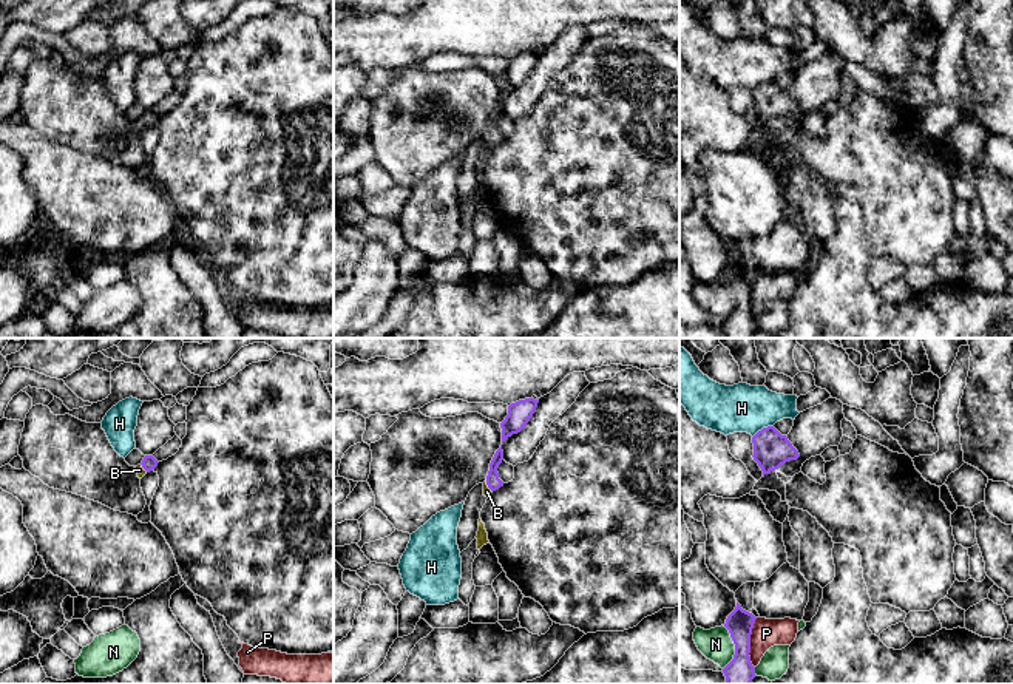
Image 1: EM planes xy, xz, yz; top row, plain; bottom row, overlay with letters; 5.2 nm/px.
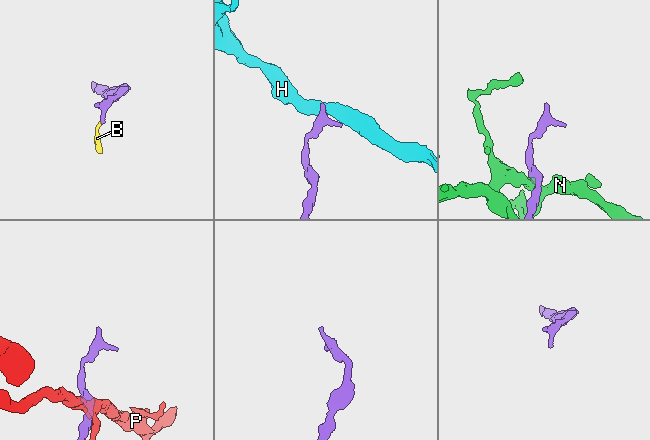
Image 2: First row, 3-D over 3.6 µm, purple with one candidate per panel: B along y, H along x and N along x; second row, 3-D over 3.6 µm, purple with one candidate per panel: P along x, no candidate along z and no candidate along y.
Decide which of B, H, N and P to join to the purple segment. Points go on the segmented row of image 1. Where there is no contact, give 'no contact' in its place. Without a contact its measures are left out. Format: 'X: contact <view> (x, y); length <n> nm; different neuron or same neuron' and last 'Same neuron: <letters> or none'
B: contact xz (488, 487); length 70 nm; same neuron
H: contact yz (763, 428); length 130 nm; different neuron
N: contact yz (735, 647); length 240 nm; different neuron
P: contact yz (749, 643); length 260 nm; different neuron
Same neuron: B

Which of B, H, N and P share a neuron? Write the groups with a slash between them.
B / H / N / P

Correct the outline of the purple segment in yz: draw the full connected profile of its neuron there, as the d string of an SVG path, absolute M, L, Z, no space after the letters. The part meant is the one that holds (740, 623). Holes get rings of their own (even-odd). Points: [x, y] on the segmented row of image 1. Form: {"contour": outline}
{"contour": "M737 602L735 610L727 616L724 627L729 630L735 644L733 659L723 669L726 684L750 684L755 678L755 667L750 662L750 635L755 616L741 608Z"}

